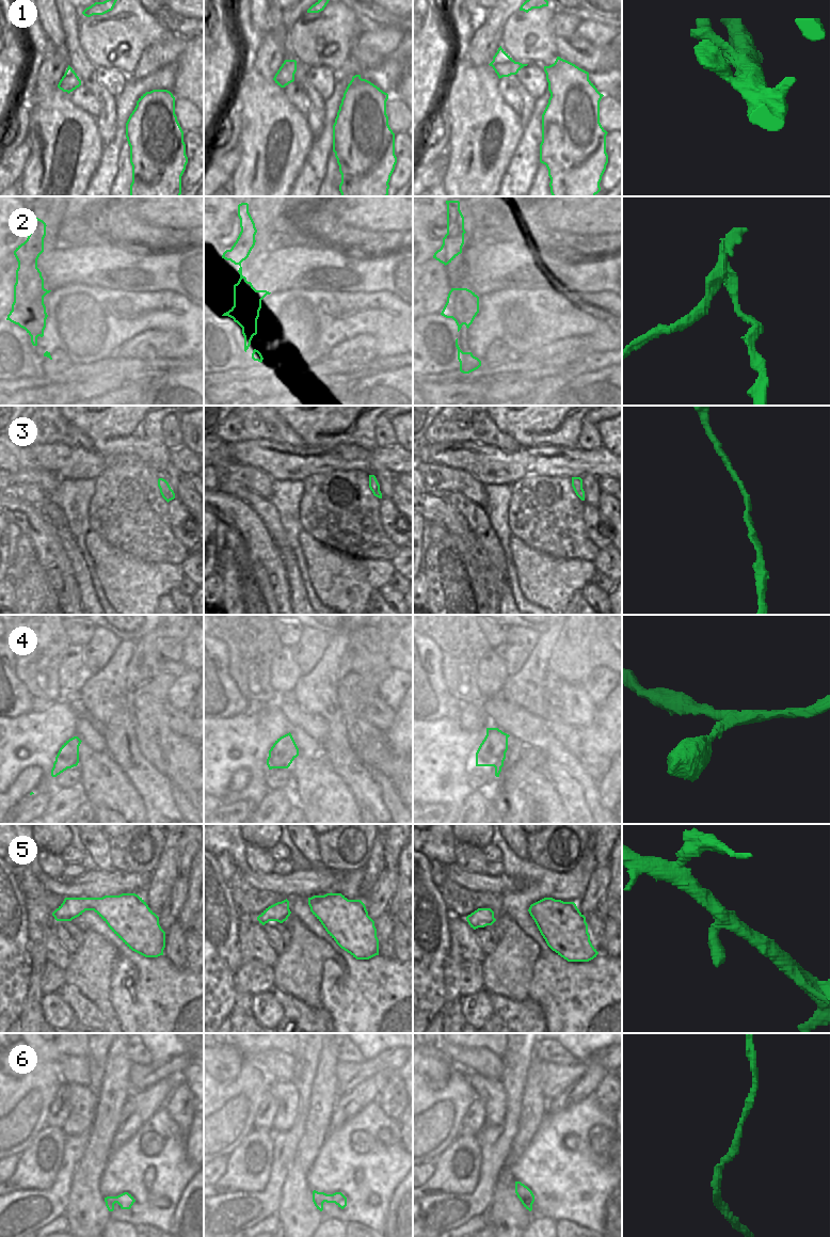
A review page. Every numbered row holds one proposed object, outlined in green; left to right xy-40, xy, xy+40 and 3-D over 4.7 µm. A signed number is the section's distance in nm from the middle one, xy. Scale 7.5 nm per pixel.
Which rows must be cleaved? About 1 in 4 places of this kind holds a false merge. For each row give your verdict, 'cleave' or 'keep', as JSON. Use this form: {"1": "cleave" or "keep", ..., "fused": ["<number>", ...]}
{"1": "keep", "2": "cleave", "3": "keep", "4": "keep", "5": "keep", "6": "keep", "fused": ["2"]}

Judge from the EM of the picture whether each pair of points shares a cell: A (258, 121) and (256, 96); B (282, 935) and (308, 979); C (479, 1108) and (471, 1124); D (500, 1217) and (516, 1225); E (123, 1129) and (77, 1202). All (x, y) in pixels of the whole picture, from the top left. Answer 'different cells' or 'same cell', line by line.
A: same cell
B: different cells
C: same cell
D: same cell
E: different cells

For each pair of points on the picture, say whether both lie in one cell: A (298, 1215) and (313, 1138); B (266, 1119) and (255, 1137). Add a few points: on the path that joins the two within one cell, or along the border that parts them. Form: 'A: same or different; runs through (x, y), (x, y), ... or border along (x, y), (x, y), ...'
A: same; runs through (298, 1195), (298, 1172), (304, 1157)
B: different; border along (254, 1128), (271, 1130)

